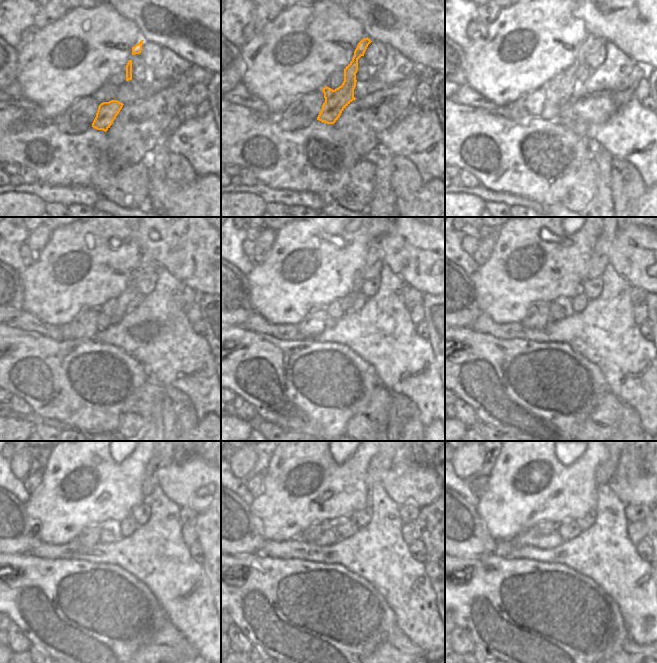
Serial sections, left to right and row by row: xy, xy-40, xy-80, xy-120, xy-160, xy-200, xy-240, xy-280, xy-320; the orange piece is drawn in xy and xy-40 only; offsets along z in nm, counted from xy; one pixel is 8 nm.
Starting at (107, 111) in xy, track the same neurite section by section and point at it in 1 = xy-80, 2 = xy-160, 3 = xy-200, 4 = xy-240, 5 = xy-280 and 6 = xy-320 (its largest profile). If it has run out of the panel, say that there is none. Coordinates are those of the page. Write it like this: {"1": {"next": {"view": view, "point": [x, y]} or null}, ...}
{"1": {"next": {"view": "xy-80", "point": [570, 91]}}, "2": {"next": {"view": "xy-160", "point": [374, 262]}}, "3": {"next": {"view": "xy-200", "point": [599, 259]}}, "4": {"next": {"view": "xy-240", "point": [158, 461]}}, "5": {"next": {"view": "xy-280", "point": [382, 462]}}, "6": {"next": {"view": "xy-320", "point": [606, 470]}}}

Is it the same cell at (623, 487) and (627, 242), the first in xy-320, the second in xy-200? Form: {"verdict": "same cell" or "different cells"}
{"verdict": "same cell"}

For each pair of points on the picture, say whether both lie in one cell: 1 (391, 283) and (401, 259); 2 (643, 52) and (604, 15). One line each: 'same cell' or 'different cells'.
1: different cells
2: same cell

